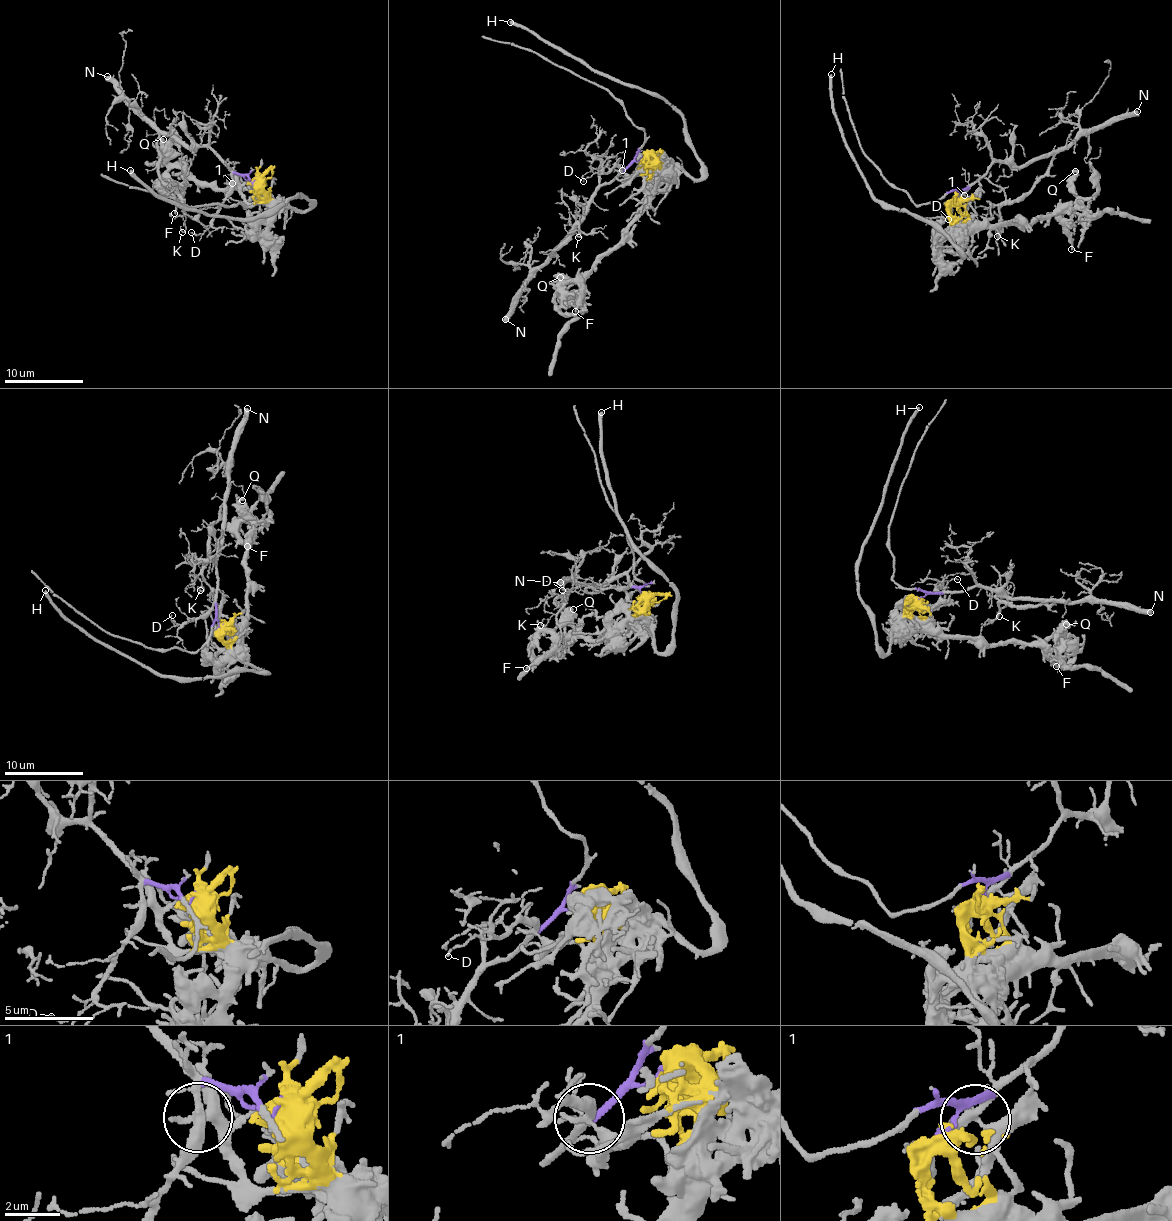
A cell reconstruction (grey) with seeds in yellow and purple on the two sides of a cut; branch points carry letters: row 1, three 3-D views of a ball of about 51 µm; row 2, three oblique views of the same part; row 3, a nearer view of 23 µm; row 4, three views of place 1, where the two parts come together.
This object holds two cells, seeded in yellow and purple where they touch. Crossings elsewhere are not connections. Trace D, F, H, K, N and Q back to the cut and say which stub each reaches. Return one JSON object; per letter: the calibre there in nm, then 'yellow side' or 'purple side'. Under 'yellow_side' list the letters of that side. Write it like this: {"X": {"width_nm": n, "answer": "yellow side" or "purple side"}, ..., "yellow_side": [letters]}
{"D": {"width_nm": 100, "answer": "purple side"}, "F": {"width_nm": 160, "answer": "yellow side"}, "H": {"width_nm": 360, "answer": "yellow side"}, "K": {"width_nm": 140, "answer": "purple side"}, "N": {"width_nm": 500, "answer": "purple side"}, "Q": {"width_nm": 300, "answer": "yellow side"}, "yellow_side": ["F", "H", "Q"]}

